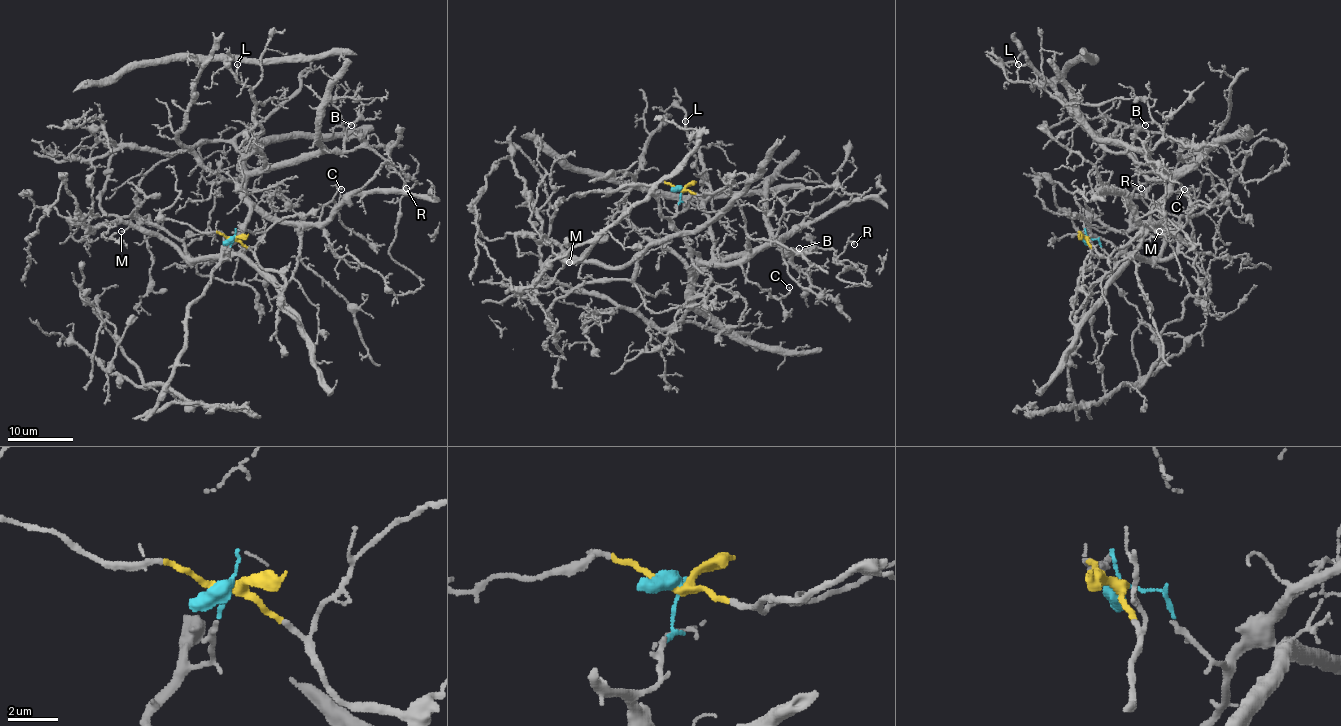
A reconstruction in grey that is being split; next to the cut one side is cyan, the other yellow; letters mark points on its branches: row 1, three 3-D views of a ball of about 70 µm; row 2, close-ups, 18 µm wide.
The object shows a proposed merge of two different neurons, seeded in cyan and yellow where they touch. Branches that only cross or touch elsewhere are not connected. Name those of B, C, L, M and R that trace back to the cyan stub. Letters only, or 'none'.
B, C, L, R

